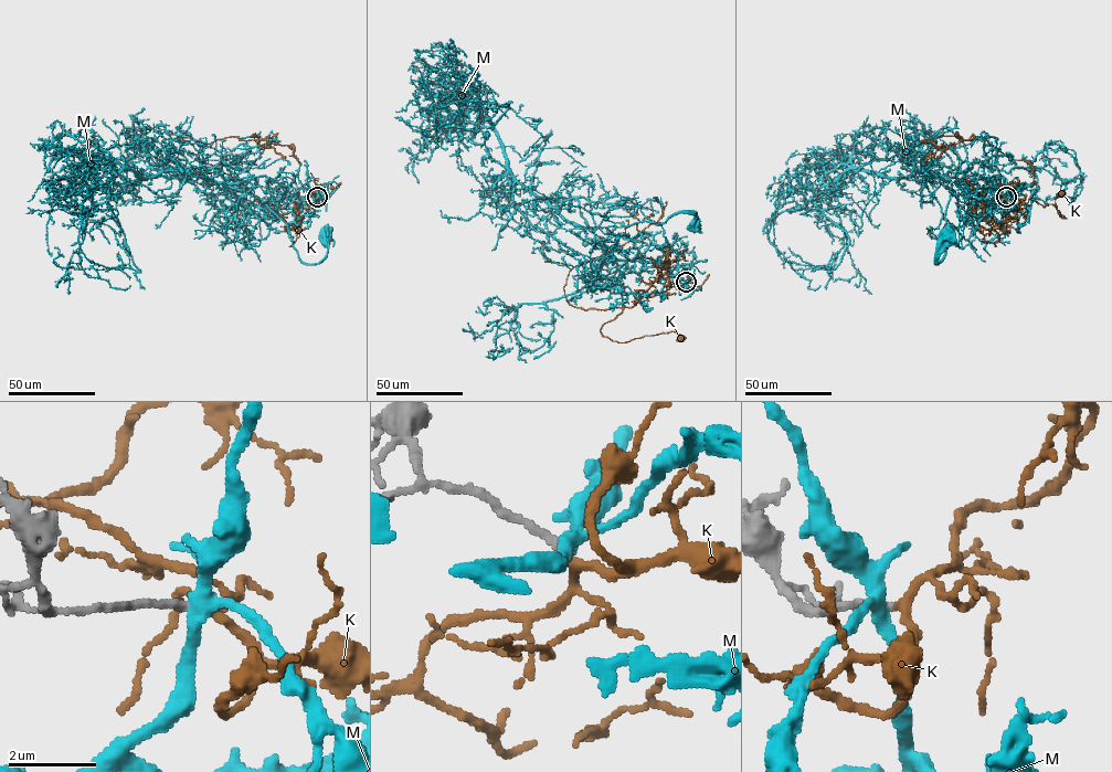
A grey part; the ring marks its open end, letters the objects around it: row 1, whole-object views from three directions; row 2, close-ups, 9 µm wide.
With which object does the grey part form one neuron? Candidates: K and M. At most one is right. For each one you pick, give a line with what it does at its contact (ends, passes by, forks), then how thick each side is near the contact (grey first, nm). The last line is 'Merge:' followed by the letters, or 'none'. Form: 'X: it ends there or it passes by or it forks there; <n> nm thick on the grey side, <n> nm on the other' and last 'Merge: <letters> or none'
K: it forks there; 190 nm thick on the grey side, 140 nm on the other
Merge: K

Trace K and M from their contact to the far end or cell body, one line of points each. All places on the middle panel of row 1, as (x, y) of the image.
K: (685, 282), (654, 296), (644, 295), (600, 331), (620, 342), (674, 331), (680, 337)
M: (685, 282), (615, 251), (600, 268), (617, 239), (592, 228), (658, 224), (680, 212), (695, 226)

